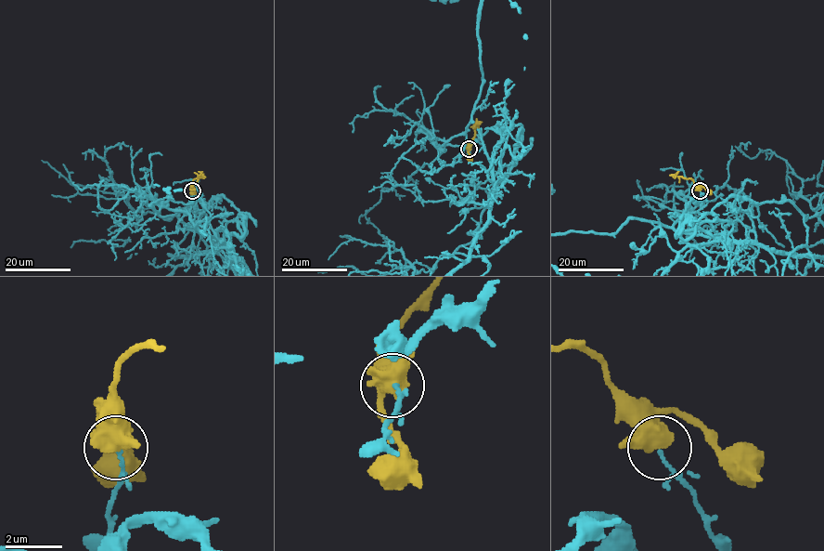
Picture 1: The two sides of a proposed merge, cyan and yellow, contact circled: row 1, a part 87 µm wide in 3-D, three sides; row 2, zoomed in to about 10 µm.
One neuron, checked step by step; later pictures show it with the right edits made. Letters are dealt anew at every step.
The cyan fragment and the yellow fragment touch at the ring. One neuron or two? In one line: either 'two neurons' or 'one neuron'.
two neurons

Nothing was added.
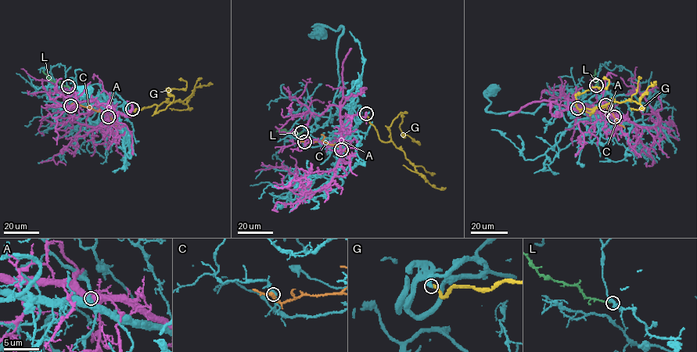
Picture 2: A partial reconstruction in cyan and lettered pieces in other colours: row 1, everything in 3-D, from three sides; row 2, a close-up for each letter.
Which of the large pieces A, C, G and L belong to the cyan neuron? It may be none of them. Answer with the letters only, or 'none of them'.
none of them

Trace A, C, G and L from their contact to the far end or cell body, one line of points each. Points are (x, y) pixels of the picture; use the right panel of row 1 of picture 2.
A: (613, 116), (649, 127), (660, 120), (638, 91), (639, 85), (631, 81), (637, 66)
C: (605, 105), (607, 102), (605, 106), (609, 113), (624, 127)
G: (576, 108), (606, 105), (591, 113), (579, 109), (576, 95), (597, 87), (605, 88), (609, 80), (605, 77)
L: (596, 85), (595, 69)

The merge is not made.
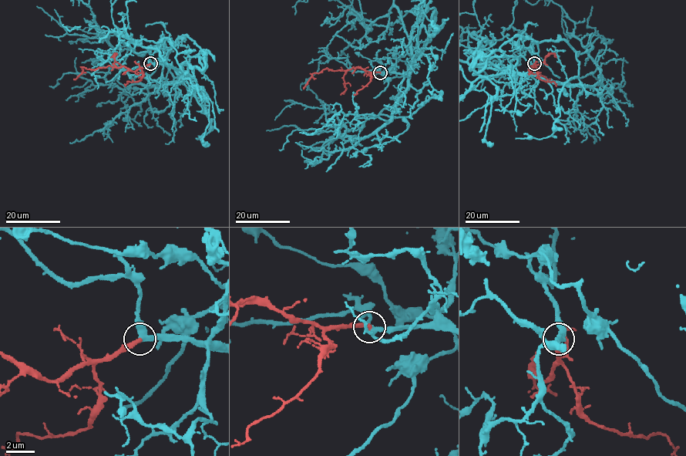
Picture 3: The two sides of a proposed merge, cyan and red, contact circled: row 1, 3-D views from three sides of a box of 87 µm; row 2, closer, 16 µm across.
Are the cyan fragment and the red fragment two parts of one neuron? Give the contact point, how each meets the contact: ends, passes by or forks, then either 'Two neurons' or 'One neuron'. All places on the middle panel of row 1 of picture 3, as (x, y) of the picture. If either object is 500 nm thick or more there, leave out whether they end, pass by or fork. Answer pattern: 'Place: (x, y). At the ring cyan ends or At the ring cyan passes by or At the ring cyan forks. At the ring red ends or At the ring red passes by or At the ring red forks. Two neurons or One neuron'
Place: (380, 72). At the ring cyan passes by. At the ring red ends. One neuron

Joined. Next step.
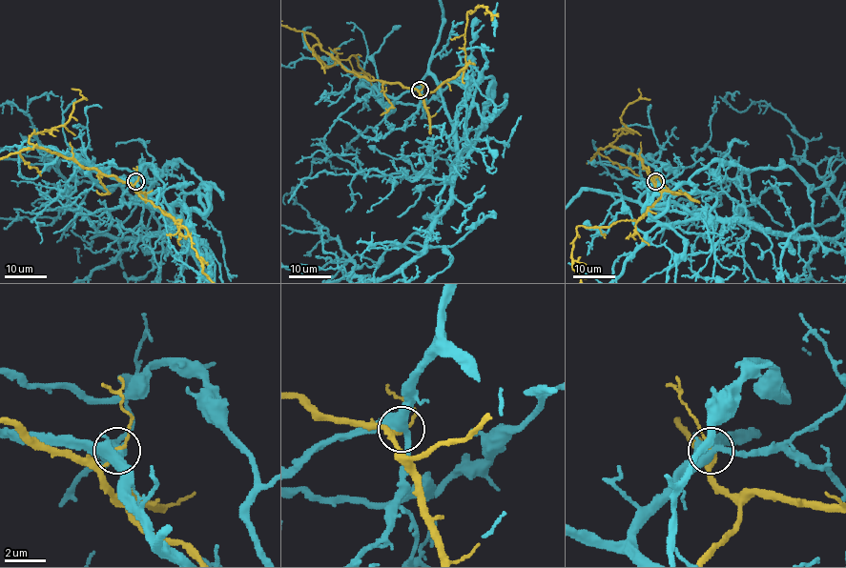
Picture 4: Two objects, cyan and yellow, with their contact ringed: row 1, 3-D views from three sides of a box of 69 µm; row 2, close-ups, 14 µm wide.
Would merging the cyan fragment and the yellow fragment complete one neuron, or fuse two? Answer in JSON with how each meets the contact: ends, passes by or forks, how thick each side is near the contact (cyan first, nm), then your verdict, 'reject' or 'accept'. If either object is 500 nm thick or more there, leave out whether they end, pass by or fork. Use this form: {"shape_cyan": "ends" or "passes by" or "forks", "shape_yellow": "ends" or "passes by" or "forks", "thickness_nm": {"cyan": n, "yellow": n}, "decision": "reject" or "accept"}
{"shape_cyan": "forks", "shape_yellow": "passes by", "thickness_nm": {"cyan": 440, "yellow": 140}, "decision": "reject"}

